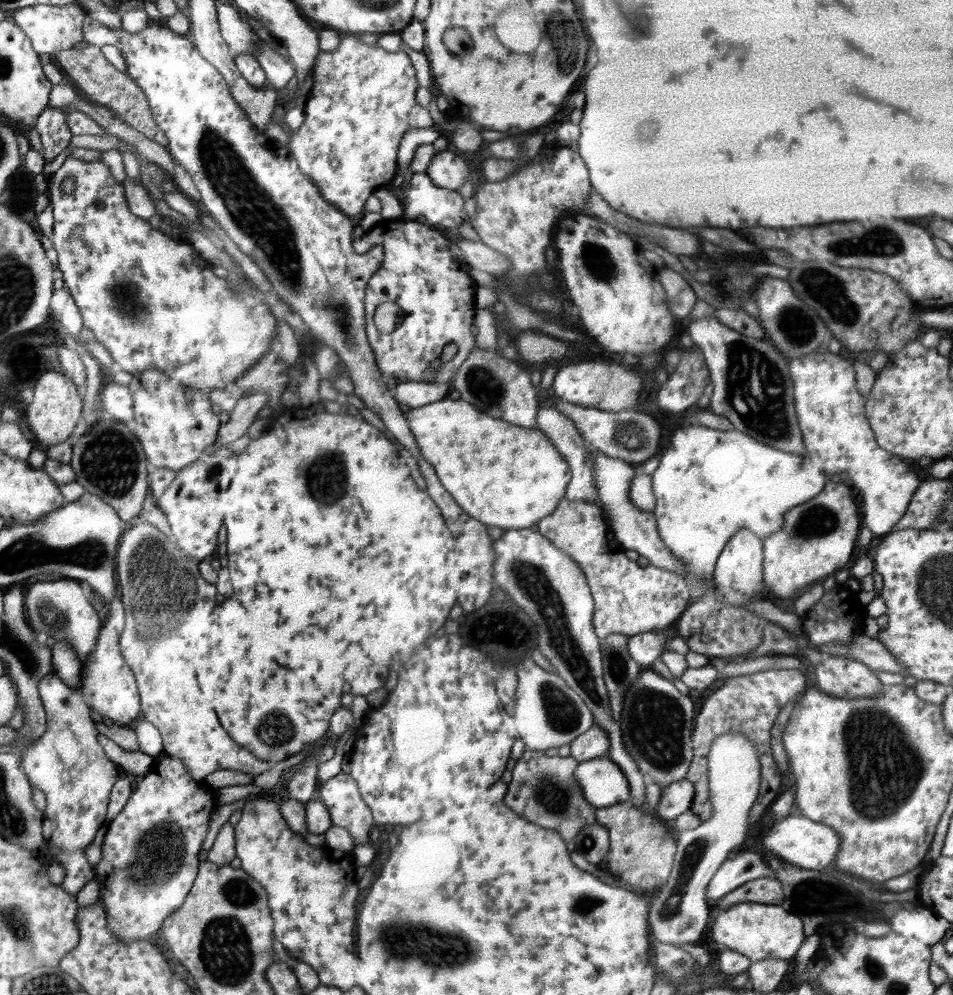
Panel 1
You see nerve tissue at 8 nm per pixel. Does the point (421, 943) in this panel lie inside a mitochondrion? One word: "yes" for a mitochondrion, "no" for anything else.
yes

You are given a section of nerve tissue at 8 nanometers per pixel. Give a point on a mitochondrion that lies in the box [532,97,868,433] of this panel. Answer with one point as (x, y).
(818, 279)

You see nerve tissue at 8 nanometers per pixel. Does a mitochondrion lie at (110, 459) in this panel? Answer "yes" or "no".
yes

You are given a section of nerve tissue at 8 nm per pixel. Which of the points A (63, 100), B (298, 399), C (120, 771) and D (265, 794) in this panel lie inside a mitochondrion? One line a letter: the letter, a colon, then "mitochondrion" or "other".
A: other
B: other
C: other
D: other

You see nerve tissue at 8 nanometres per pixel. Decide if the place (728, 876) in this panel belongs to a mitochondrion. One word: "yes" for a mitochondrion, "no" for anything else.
no

